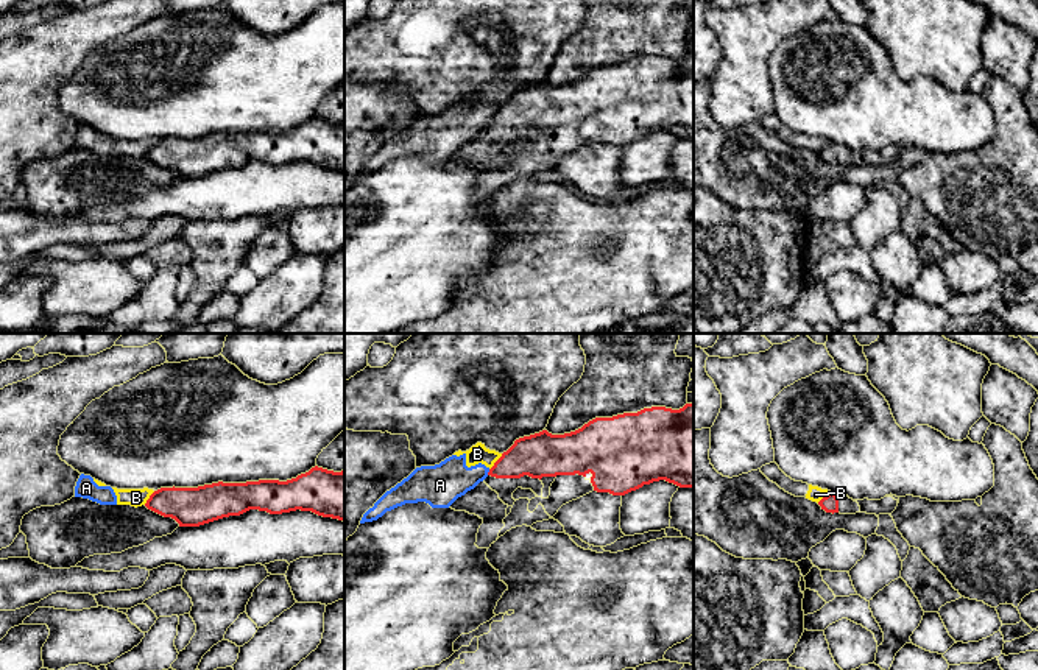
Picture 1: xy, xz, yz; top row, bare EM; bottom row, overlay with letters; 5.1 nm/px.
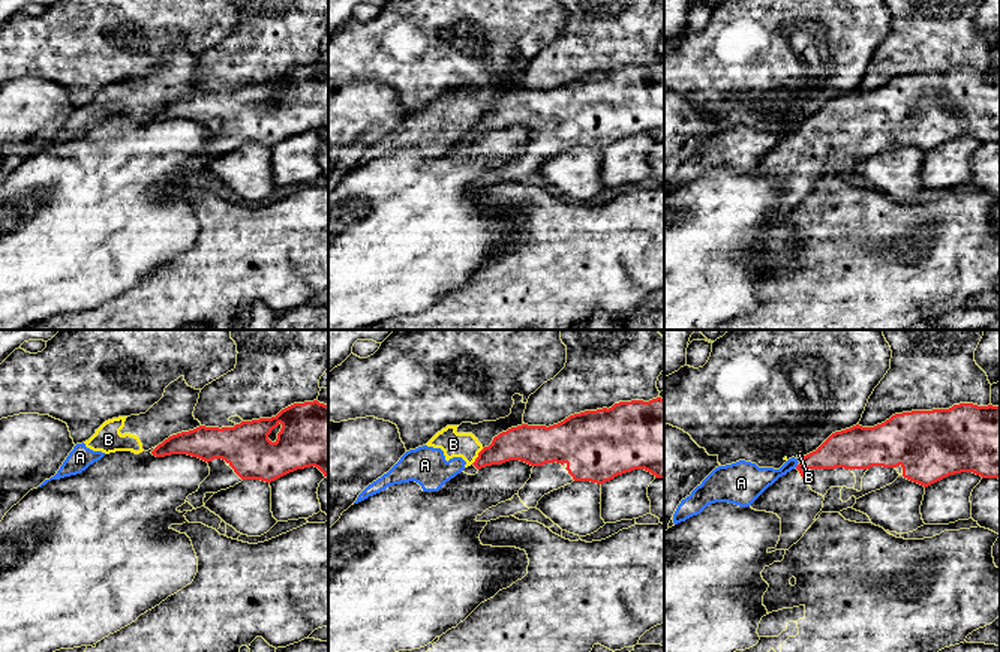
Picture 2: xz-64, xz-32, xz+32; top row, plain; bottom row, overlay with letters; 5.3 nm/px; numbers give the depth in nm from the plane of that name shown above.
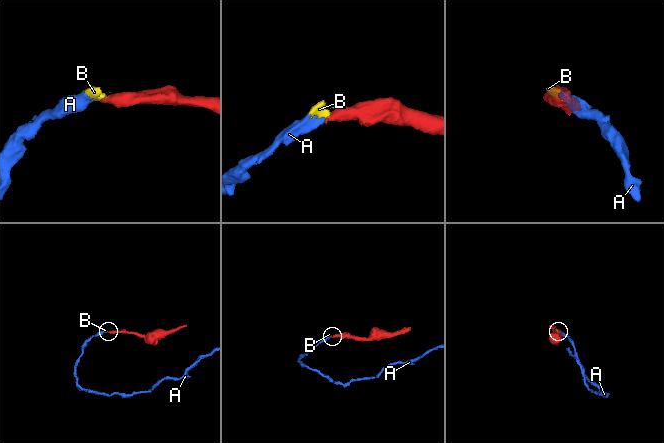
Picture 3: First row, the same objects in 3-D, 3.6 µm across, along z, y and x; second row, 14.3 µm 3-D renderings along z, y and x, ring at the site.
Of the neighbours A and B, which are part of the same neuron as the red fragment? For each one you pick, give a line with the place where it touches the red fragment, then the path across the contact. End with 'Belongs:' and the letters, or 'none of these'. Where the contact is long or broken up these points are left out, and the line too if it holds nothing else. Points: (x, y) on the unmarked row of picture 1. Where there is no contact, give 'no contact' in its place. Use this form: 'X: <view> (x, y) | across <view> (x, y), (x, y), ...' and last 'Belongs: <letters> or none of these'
Belongs: none of these

